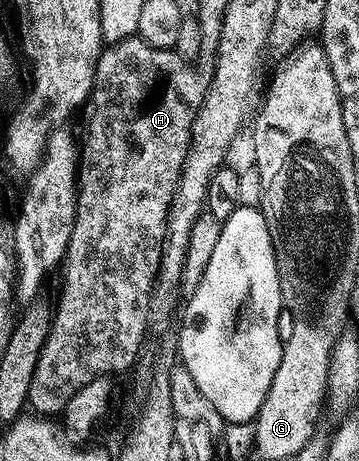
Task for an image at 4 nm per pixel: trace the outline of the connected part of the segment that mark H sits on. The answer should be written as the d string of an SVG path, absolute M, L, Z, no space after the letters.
M140 37L124 38L121 42L106 45L102 49L95 76L93 77L93 90L87 99L87 111L89 110L89 131L83 138L83 149L80 151L79 173L77 175L77 211L75 212L75 224L71 228L71 240L65 249L63 259L63 271L65 279L61 282L61 295L55 301L53 323L49 329L47 340L43 344L43 352L39 352L39 364L35 364L35 376L31 376L31 392L28 405L34 406L36 413L41 416L57 416L64 411L65 406L73 399L75 392L96 378L117 376L120 370L125 370L134 365L137 355L141 352L141 346L145 342L145 332L149 328L151 313L149 313L149 301L155 298L154 282L160 272L162 250L165 247L166 222L171 208L172 198L175 196L179 184L181 168L187 160L189 145L192 140L192 124L196 120L202 104L205 102L205 93L209 91L210 75L201 70L196 70L192 61L185 61L172 49L150 49L150 54L141 54L143 42Z

